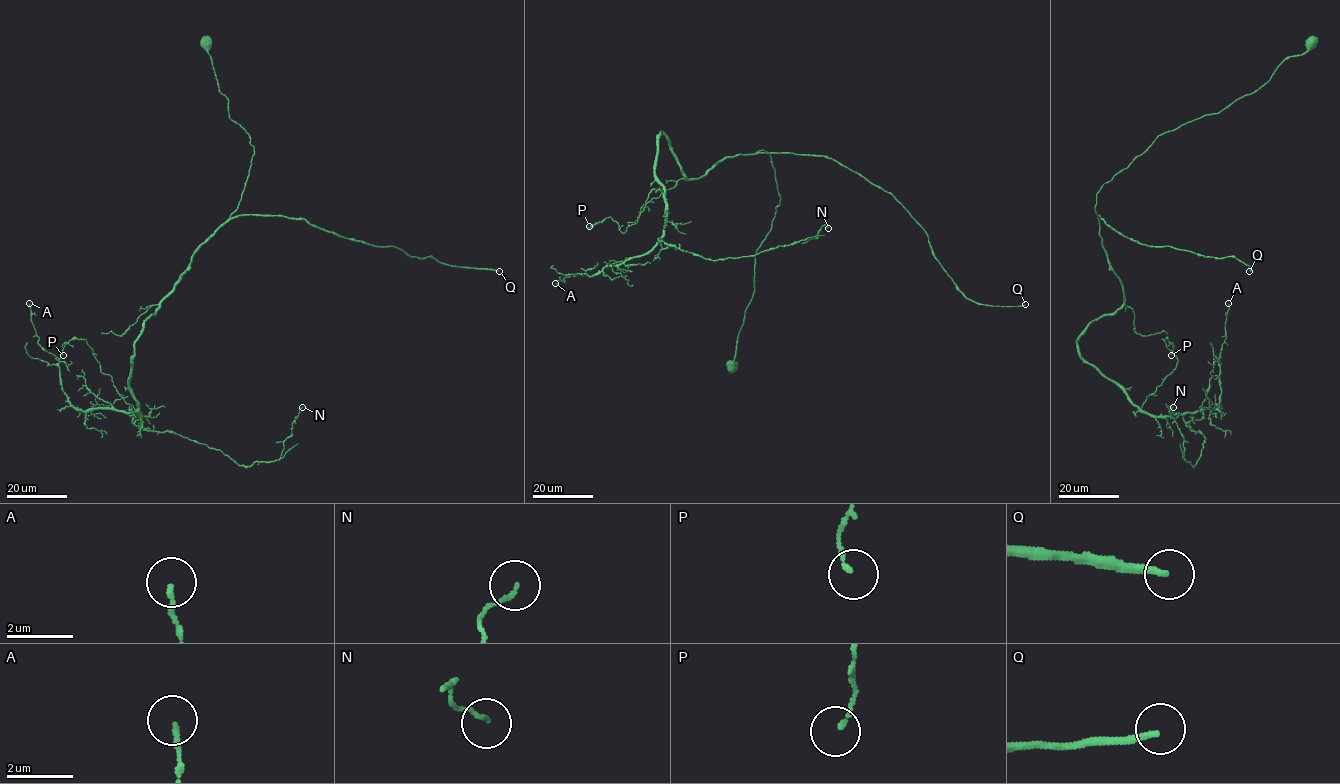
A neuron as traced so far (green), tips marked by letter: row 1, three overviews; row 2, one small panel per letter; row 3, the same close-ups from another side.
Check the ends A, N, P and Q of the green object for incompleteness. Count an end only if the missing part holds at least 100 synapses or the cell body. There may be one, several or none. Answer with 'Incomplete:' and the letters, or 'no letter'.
Incomplete: Q

